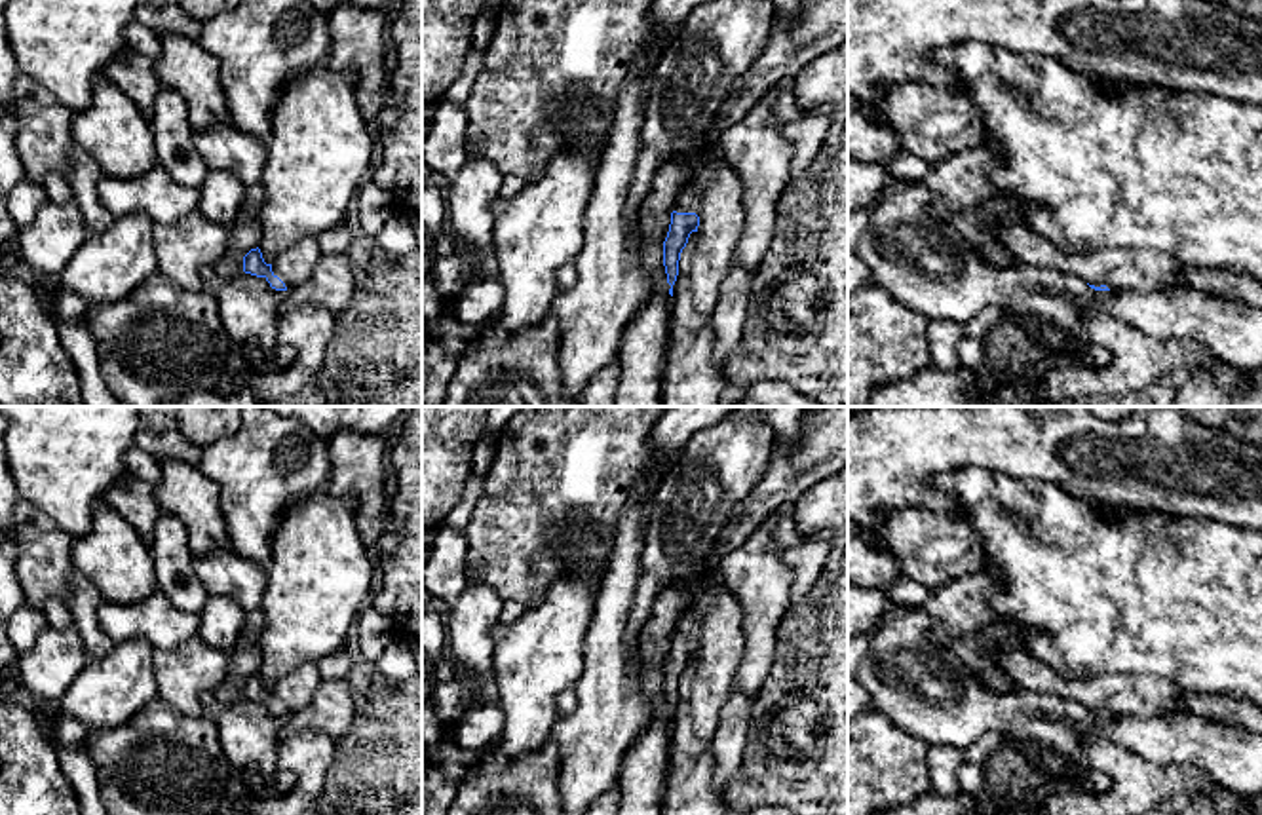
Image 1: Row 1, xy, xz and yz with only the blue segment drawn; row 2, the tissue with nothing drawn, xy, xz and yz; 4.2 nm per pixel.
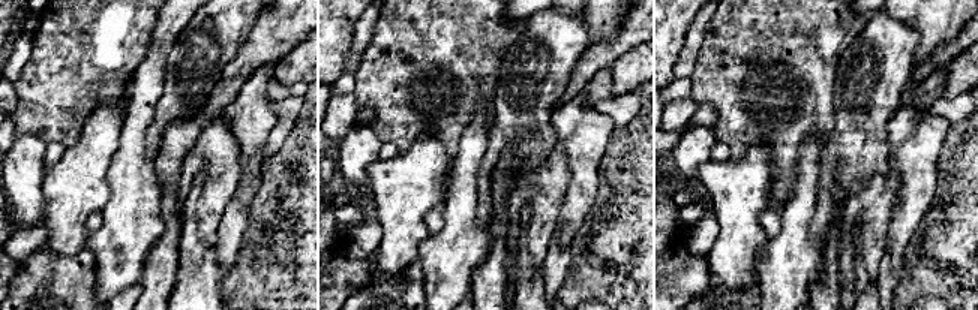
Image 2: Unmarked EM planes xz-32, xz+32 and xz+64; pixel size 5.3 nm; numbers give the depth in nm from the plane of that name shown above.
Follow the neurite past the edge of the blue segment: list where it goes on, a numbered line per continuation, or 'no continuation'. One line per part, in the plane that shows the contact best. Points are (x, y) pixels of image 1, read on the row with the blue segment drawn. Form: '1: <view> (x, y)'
1: xz (715, 196)

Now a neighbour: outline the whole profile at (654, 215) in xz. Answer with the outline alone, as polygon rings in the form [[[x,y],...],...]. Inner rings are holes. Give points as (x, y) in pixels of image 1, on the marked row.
[[[692,158],[667,160],[658,169],[650,192],[637,211],[652,294],[623,332],[618,350],[620,374],[614,407],[661,407],[661,376],[671,329],[671,285],[663,266],[663,241],[677,198],[690,173]]]

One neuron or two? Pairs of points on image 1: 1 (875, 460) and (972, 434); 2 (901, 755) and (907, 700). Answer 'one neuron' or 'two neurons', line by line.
1: one neuron
2: two neurons

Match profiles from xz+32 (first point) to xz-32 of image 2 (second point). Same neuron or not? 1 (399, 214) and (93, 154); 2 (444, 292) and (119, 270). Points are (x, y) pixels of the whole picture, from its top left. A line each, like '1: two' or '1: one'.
1: one
2: one

